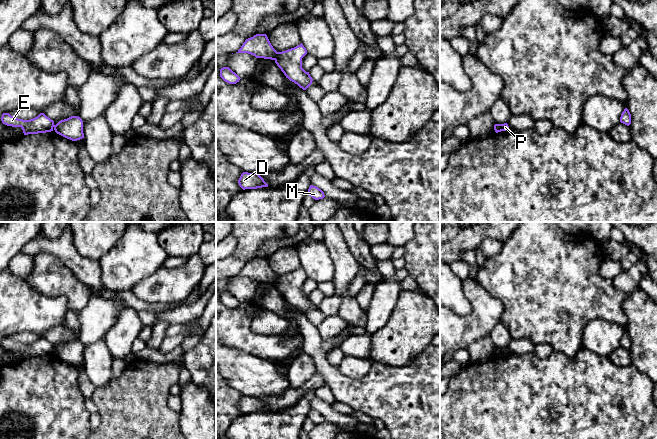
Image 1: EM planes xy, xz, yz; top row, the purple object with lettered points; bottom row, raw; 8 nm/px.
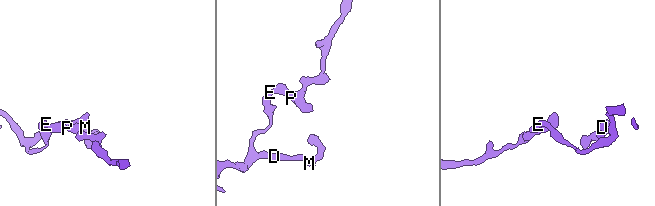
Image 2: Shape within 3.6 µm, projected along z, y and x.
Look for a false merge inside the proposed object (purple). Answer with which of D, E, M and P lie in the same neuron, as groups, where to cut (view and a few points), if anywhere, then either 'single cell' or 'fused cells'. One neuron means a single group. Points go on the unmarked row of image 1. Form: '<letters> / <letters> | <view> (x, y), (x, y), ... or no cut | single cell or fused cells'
D E M / P | xz (278, 276), (274, 283) | fused cells

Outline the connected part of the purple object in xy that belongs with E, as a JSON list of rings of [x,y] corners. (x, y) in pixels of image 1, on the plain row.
[[[3,337],[1,345],[7,350],[21,351],[24,359],[51,356],[54,351],[54,345],[44,337],[30,344],[18,343],[9,337]]]

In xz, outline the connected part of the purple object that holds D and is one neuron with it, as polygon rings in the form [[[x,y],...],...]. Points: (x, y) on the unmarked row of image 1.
[[[243,396],[238,404],[238,407],[243,414],[268,411],[268,408],[258,397]]]

